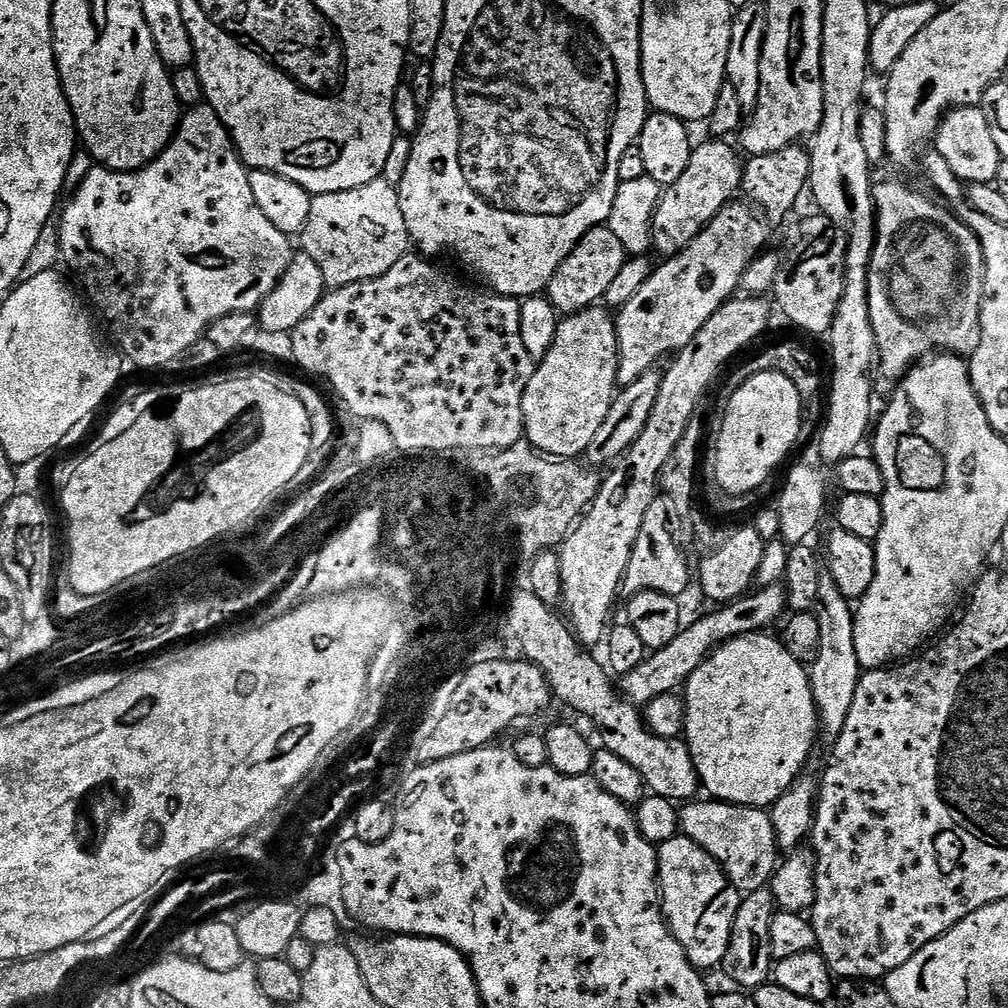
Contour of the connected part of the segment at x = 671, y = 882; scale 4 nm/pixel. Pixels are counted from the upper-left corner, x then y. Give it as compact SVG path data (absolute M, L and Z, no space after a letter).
M677 834L665 844L659 845L658 883L664 919L668 921L668 928L682 946L688 961L698 970L719 969L726 958L726 946L730 946L730 930L734 930L734 914L738 914L742 893L728 881L719 862L710 854L706 854L706 850L702 850L702 846L698 846L690 837L683 834Z

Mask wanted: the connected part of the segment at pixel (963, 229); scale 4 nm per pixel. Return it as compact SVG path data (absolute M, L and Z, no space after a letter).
M892 180L885 184L877 183L874 203L876 245L868 267L868 309L876 339L879 375L881 372L886 379L896 382L921 357L933 350L944 354L968 354L973 351L979 339L983 256L975 234L963 219L956 217L955 220L947 207L939 208L930 197L904 184L895 184Z

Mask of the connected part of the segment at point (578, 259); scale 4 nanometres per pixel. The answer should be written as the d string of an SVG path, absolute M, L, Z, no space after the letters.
M606 226L592 228L574 246L574 250L558 266L554 278L546 289L548 301L555 306L557 313L571 314L583 312L586 308L599 305L614 278L622 270L626 261L626 253L622 242L614 238L614 234Z

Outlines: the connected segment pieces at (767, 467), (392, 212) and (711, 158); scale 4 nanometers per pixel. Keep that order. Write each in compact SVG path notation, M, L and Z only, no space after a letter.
M781 372L757 373L729 398L716 436L716 484L729 497L763 489L772 471L791 454L800 436L802 409L798 386Z
M381 178L354 190L313 195L310 218L306 218L298 244L307 256L318 262L318 270L322 270L329 289L373 280L386 274L398 258L410 252L406 218L402 218L397 185Z
M720 138L697 143L690 166L682 170L682 178L661 191L652 219L652 248L660 251L661 257L677 256L726 205L733 203L735 196L732 195L739 193L744 183L745 161L740 160L741 153L737 152Z

